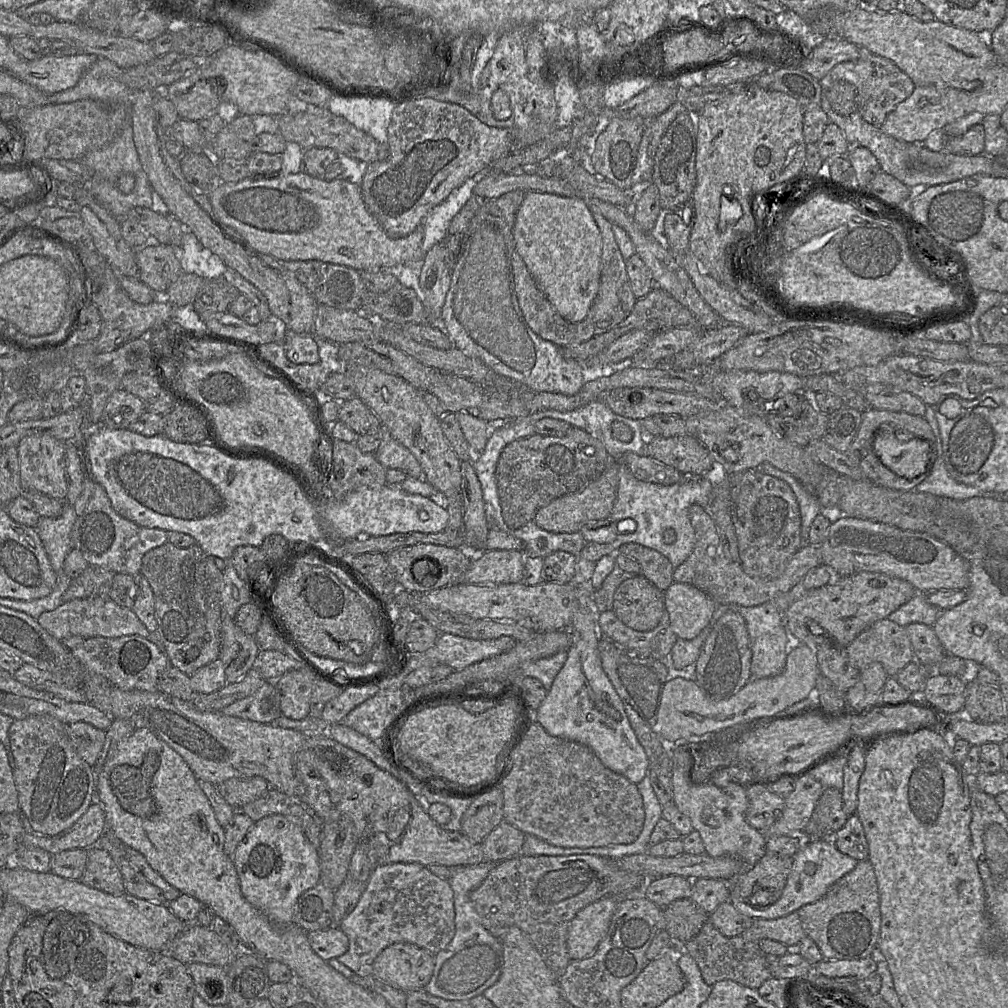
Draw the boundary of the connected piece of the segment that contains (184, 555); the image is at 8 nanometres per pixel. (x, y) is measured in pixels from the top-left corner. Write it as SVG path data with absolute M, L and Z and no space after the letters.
M168 541L148 551L142 560L140 573L146 577L154 594L155 632L165 647L170 665L189 677L220 656L220 597L224 581L214 558L197 544L179 548Z

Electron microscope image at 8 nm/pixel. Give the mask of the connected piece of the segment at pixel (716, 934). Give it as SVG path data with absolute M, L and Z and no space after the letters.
M709 921L693 939L684 944L684 951L695 960L703 980L709 986L718 981L733 980L743 986L758 989L772 977L769 957L761 951L758 943L746 941L741 935L726 937Z

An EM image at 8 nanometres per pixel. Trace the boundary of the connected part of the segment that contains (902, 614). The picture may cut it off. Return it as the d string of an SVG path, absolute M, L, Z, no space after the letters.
M916 593L907 603L891 613L887 619L904 628L914 623L932 627L943 610L929 604L926 595Z

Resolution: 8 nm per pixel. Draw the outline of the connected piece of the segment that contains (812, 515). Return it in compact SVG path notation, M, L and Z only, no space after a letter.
M768 462L762 463L757 470L771 475L787 483L796 495L801 516L801 536L804 543L808 543L810 527L822 511L817 498L794 476L784 472Z

